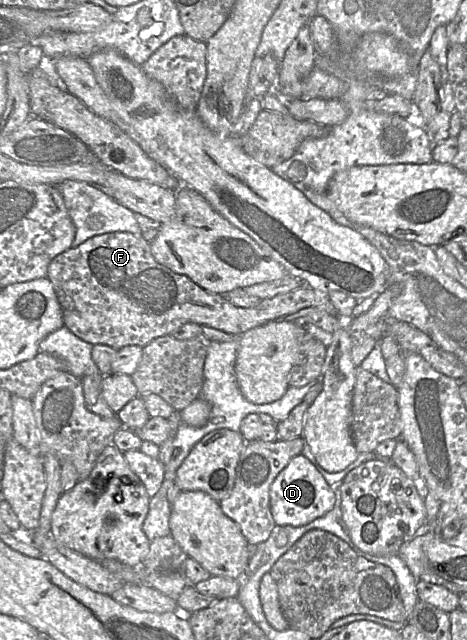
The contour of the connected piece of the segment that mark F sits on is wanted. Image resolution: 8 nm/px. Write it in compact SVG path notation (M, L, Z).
M129 232L97 235L64 251L51 261L47 278L52 283L62 308L64 326L91 345L103 344L115 350L129 345L144 347L158 337L171 335L185 323L205 325L232 335L241 335L268 322L296 320L296 314L305 309L319 309L338 316L328 294L310 287L262 299L255 307L237 307L224 295L210 293L187 276L159 264L151 253L149 242Z

